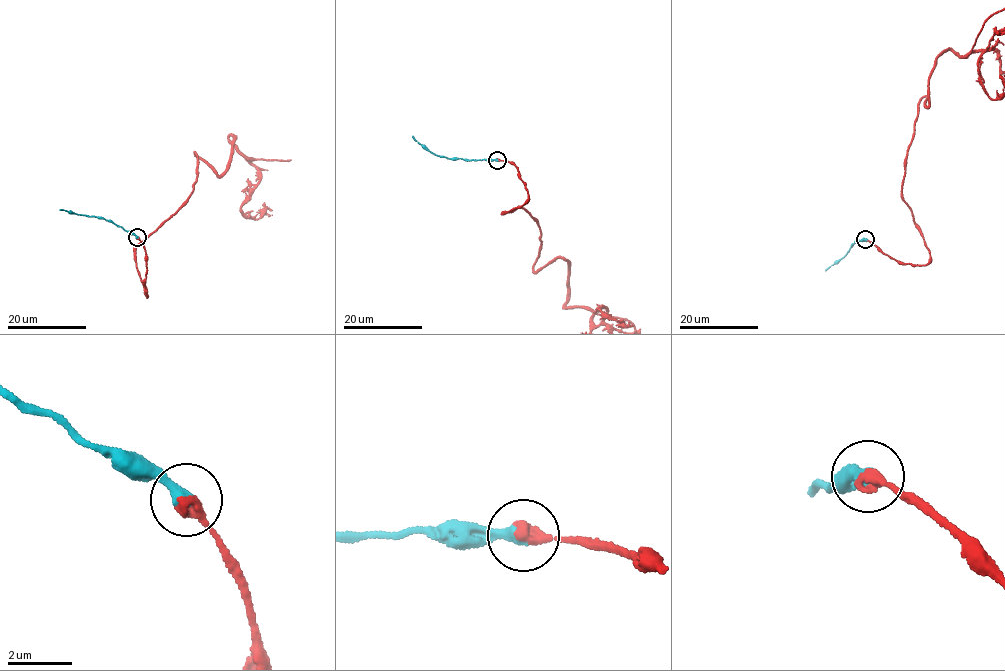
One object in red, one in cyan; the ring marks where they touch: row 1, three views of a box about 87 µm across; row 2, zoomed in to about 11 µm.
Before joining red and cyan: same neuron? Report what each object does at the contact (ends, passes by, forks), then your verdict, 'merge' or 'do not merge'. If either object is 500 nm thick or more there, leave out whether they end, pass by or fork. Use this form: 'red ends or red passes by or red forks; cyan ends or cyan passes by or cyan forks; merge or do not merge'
red ends; cyan ends; merge

